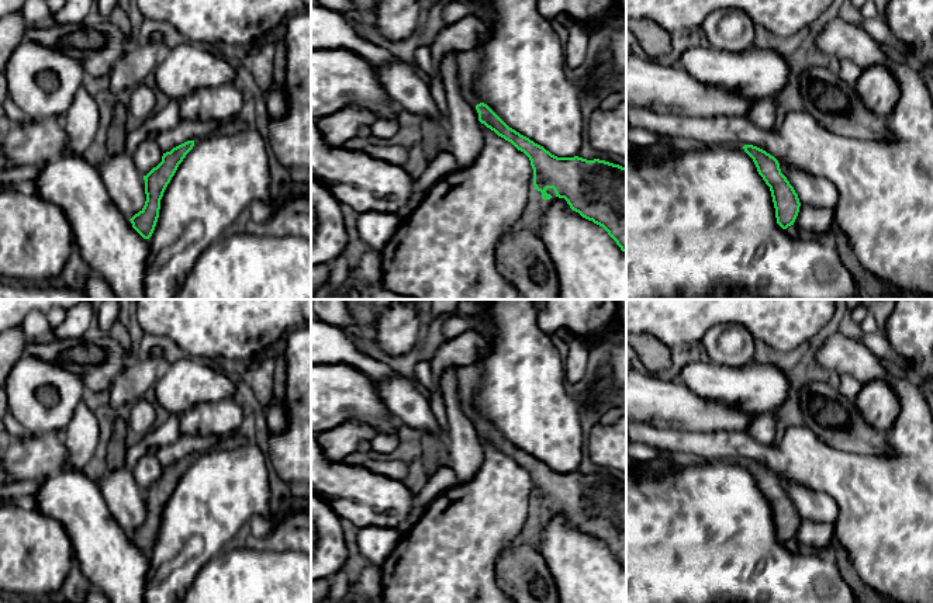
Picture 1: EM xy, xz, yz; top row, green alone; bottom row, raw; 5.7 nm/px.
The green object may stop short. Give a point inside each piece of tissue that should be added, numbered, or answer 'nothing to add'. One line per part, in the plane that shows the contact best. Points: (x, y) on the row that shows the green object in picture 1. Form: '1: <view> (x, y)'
1: xz (467, 63)

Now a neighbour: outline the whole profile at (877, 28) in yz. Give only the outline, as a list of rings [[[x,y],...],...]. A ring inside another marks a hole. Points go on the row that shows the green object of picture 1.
[[[880,15],[874,18],[858,17],[856,25],[864,30],[875,42],[885,44],[887,48],[896,53],[906,65],[915,65],[912,49],[889,31],[887,22]]]

